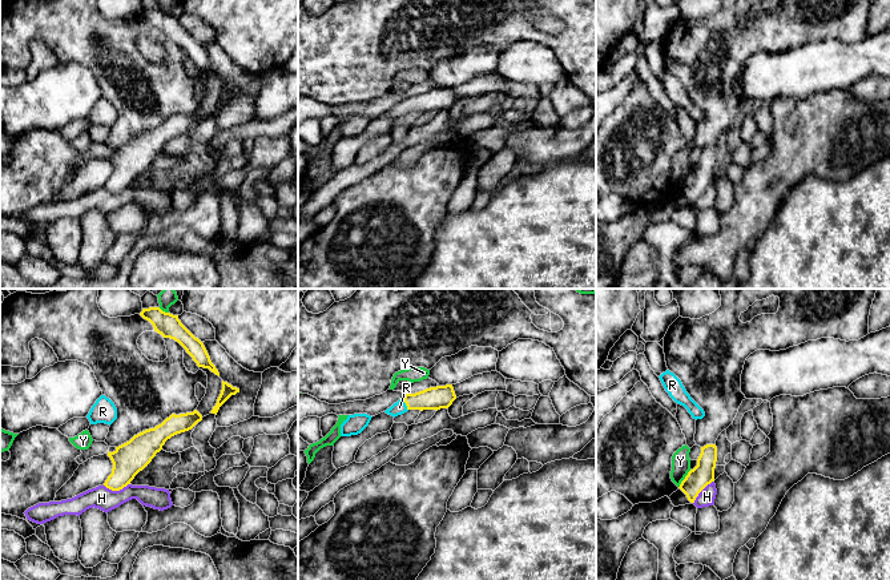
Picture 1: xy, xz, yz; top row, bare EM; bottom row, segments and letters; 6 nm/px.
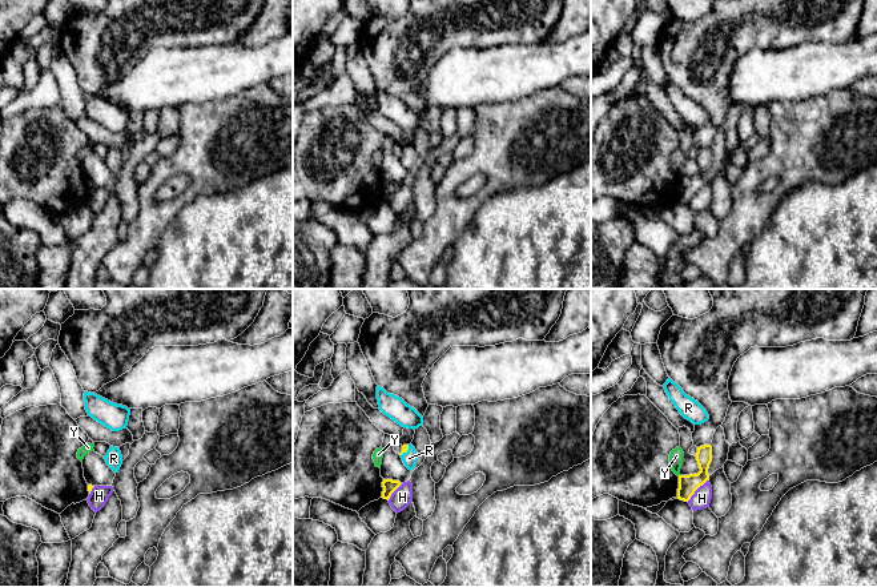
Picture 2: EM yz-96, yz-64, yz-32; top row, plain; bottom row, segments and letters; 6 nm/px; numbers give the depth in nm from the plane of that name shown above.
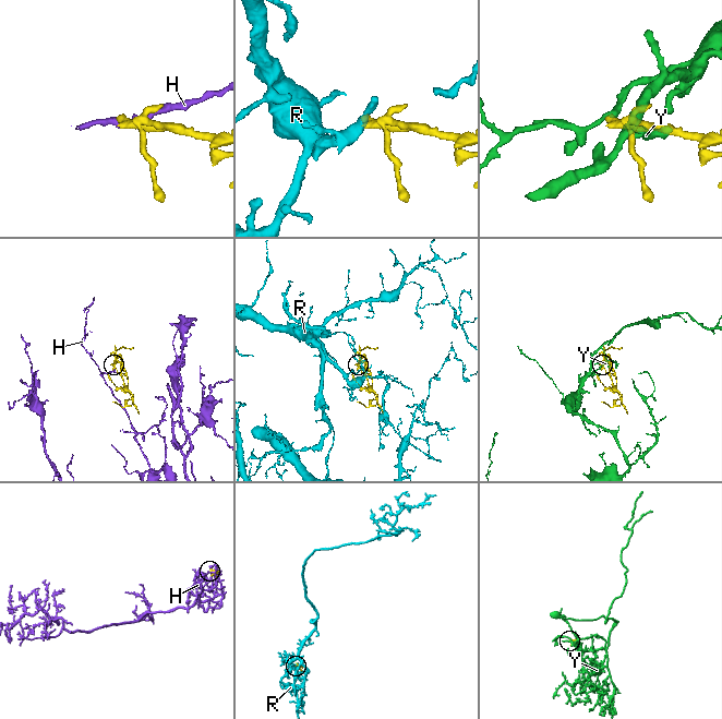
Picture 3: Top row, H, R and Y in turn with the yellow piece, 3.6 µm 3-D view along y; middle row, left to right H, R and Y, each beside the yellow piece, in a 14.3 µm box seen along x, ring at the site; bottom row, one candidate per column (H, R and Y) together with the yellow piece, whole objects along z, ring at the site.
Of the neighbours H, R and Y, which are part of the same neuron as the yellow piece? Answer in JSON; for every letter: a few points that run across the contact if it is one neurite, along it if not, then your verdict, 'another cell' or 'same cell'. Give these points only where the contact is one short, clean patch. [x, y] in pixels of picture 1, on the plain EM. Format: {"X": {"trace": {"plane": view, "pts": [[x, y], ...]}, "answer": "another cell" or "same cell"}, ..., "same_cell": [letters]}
{"H": {"trace": {"plane": "xy", "pts": [[129, 185], [119, 192], [109, 192], [104, 188]]}, "answer": "another cell"}, "R": {"trace": {"plane": "xz", "pts": [[441, 99], [406, 107], [399, 109]]}, "answer": "same cell"}, "Y": {"answer": "another cell"}, "same_cell": ["R"]}

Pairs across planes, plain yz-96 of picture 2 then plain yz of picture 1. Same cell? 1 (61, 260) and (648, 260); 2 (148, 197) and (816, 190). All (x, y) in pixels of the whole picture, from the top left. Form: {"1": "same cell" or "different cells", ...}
{"1": "same cell", "2": "different cells"}

